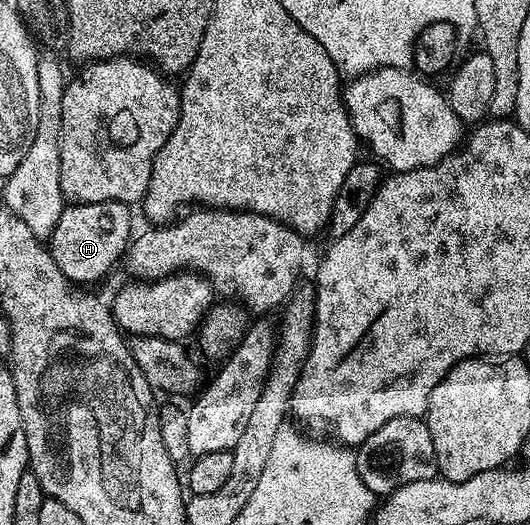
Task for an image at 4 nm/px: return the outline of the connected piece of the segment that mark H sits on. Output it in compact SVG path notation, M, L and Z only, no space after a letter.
M123 201L75 202L65 206L62 215L59 216L58 224L48 238L48 246L54 263L66 275L68 281L76 285L87 285L86 283L90 281L98 280L119 257L121 260L125 256L134 233L128 209L129 206Z

